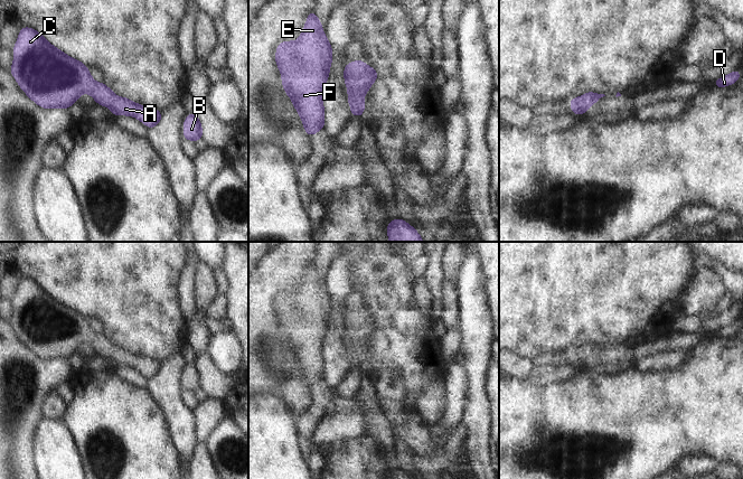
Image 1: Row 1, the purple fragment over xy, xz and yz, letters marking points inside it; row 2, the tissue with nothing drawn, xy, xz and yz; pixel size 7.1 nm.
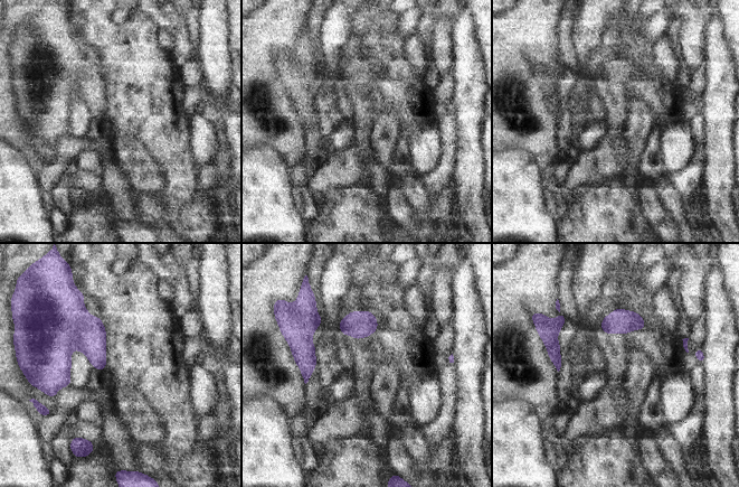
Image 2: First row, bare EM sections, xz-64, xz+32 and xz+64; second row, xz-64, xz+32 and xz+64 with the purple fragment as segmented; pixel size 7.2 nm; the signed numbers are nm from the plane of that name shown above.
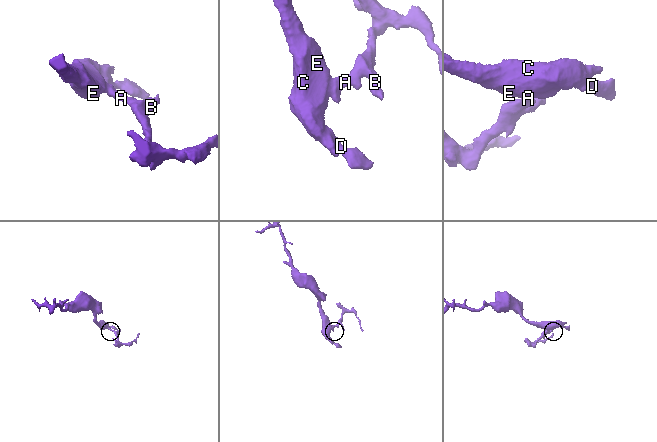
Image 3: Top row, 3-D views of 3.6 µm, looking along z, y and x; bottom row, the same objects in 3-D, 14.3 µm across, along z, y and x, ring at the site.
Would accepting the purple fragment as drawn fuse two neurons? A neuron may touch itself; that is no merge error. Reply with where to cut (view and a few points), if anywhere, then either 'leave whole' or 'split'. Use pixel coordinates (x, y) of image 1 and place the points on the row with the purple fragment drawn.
no cut | leave whole

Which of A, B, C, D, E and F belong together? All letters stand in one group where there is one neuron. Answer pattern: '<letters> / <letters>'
A B C D E F

